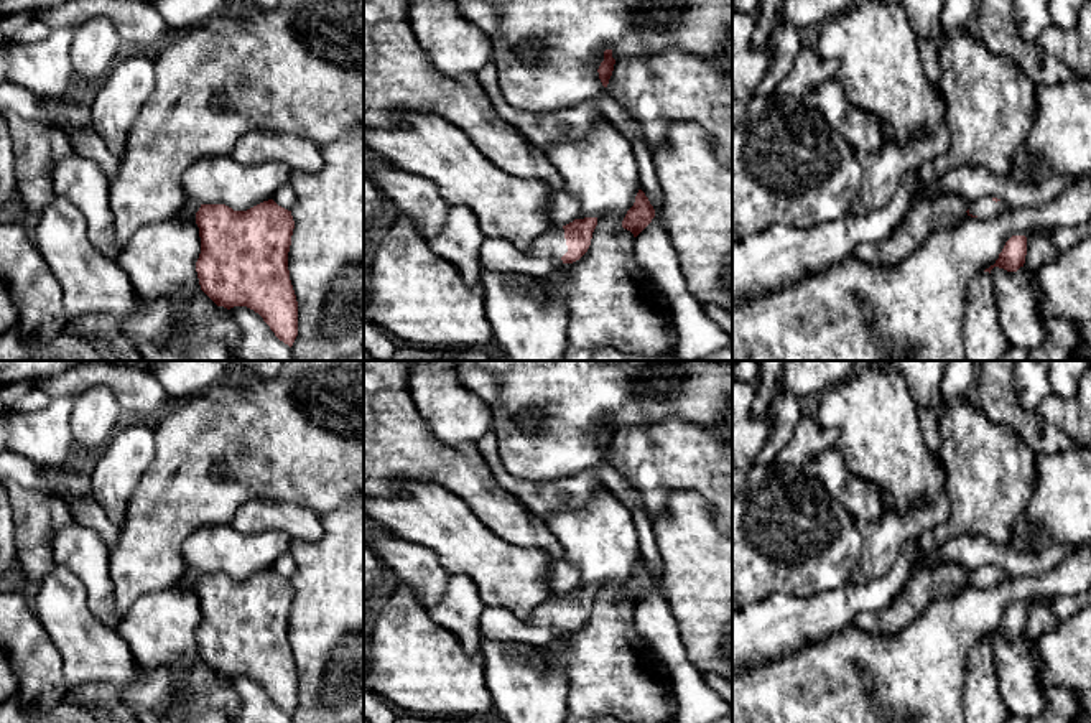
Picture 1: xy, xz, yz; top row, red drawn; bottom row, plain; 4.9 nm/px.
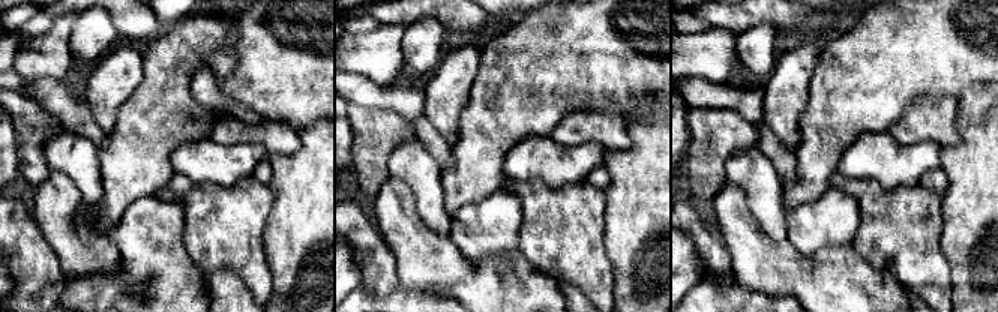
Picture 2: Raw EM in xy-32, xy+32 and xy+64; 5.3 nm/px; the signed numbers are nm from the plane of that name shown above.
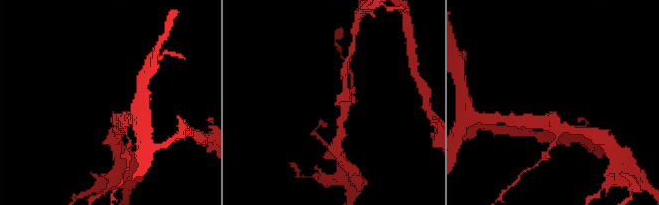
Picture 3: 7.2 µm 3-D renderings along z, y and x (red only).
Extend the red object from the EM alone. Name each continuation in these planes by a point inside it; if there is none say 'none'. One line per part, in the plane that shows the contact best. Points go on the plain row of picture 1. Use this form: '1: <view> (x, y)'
1: xz (496, 623)

